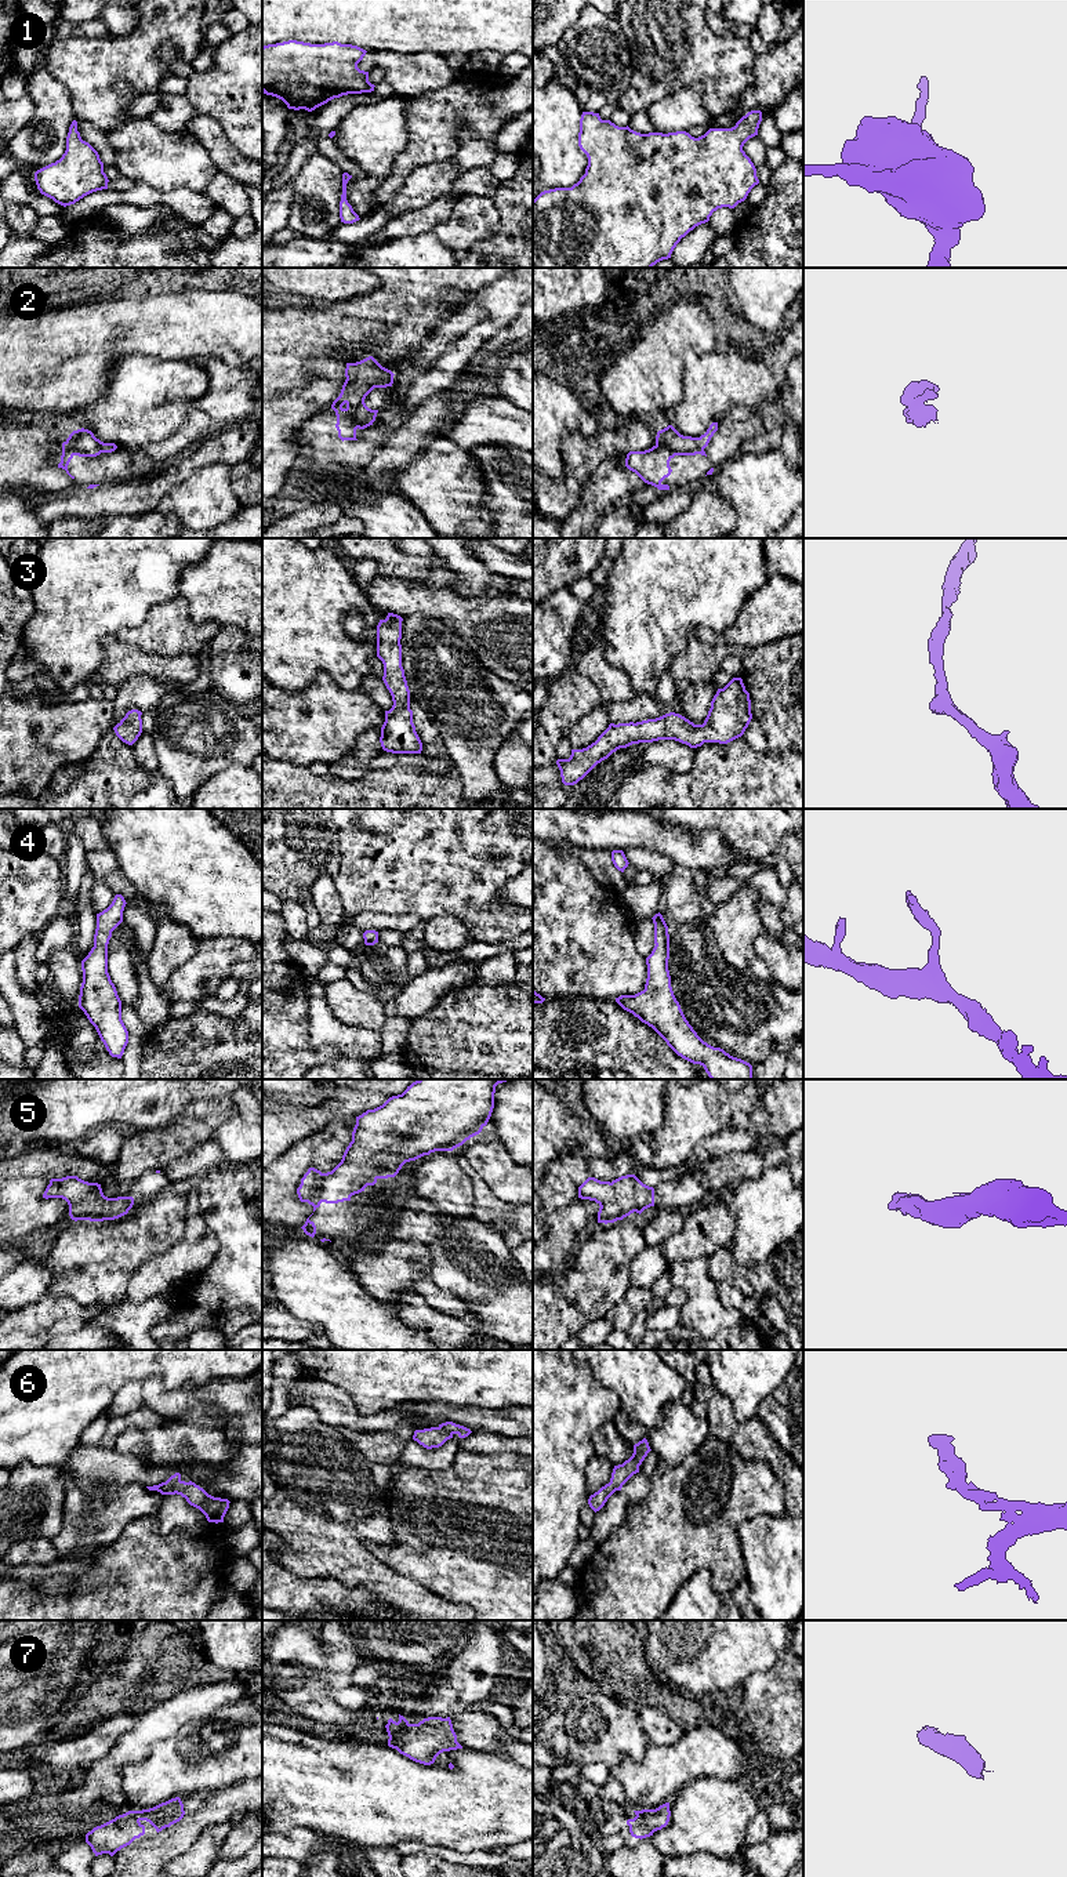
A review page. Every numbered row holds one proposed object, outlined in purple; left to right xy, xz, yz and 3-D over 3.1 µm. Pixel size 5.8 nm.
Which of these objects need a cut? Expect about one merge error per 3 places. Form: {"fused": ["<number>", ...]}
{"fused": ["2"]}

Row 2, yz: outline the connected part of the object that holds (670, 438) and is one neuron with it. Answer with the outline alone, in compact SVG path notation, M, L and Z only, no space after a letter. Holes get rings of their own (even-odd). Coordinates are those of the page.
M712 422L700 438L683 436L672 425L657 432L656 444L664 446L672 453L683 454L698 449L705 449L718 431L718 422Z

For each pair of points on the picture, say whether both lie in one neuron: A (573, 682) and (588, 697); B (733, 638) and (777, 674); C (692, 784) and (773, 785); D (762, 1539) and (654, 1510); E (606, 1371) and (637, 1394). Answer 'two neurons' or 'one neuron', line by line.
A: one neuron
B: two neurons
C: one neuron
D: two neurons
E: one neuron

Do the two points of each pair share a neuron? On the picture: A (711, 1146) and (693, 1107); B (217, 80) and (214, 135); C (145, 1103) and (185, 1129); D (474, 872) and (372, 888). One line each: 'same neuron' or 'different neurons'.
A: different neurons
B: different neurons
C: different neurons
D: same neuron

